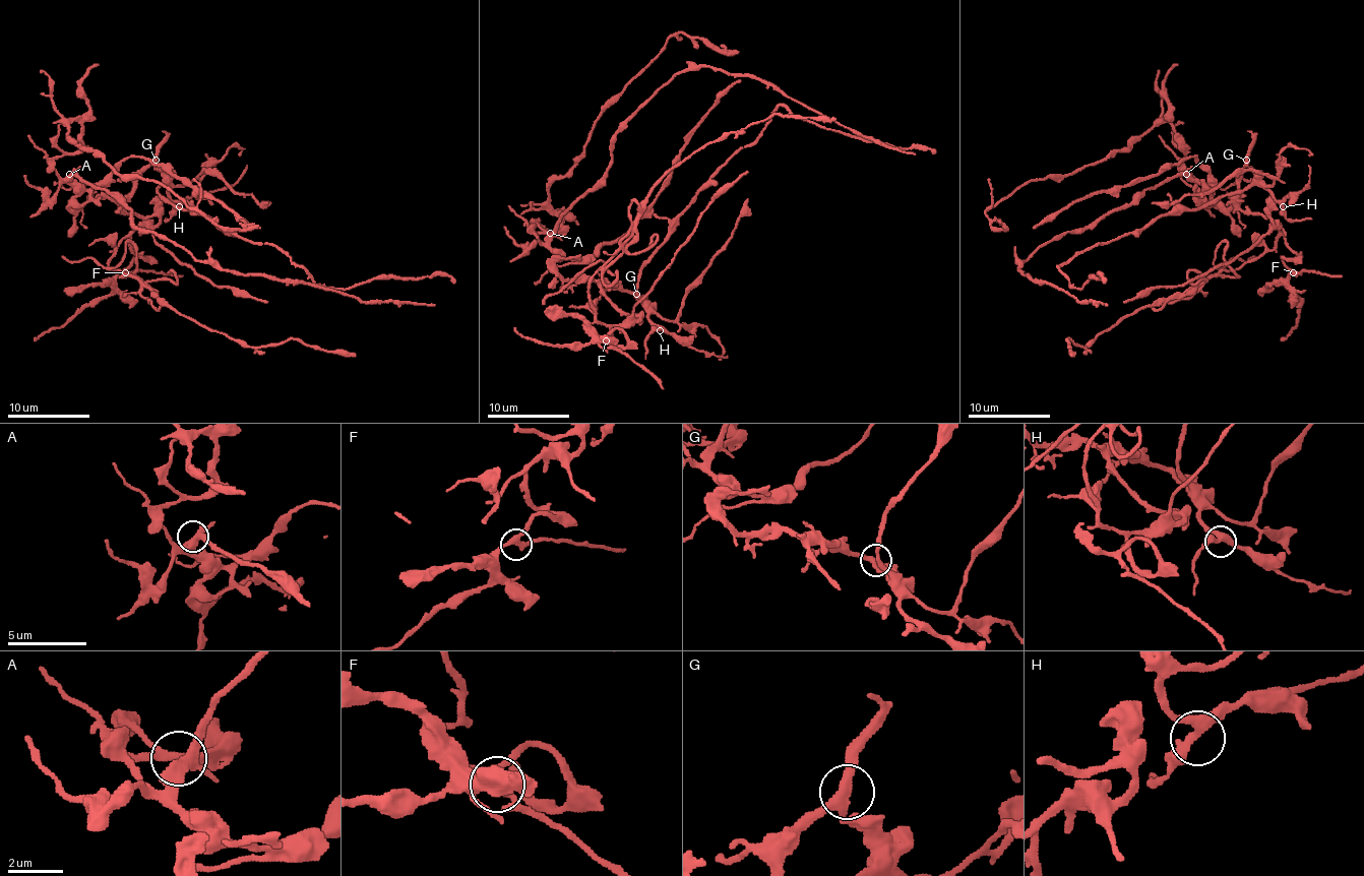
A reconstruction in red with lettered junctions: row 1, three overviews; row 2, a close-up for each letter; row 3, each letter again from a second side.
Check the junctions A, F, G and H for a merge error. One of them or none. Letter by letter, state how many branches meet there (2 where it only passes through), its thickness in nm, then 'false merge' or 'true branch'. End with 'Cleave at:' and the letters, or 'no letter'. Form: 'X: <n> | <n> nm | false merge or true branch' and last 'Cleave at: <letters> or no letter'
A: 3 | 360 nm | true branch
F: 3 | 280 nm | true branch
G: 3 | 320 nm | true branch
H: 3 | 340 nm | true branch
Cleave at: no letter

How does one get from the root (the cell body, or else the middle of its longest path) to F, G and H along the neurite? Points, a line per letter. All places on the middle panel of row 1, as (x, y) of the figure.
F: (562, 276), (592, 278), (622, 312), (638, 316), (612, 328), (612, 338), (624, 347), (618, 328), (606, 340)
G: (562, 276), (604, 278), (610, 285), (636, 293)
H: (562, 276), (604, 278), (610, 285), (618, 285), (634, 295), (660, 330)

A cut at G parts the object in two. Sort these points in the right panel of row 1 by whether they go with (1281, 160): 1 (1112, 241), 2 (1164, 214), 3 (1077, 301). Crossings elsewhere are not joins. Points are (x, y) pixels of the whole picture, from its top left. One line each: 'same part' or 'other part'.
1: same part
2: same part
3: other part

